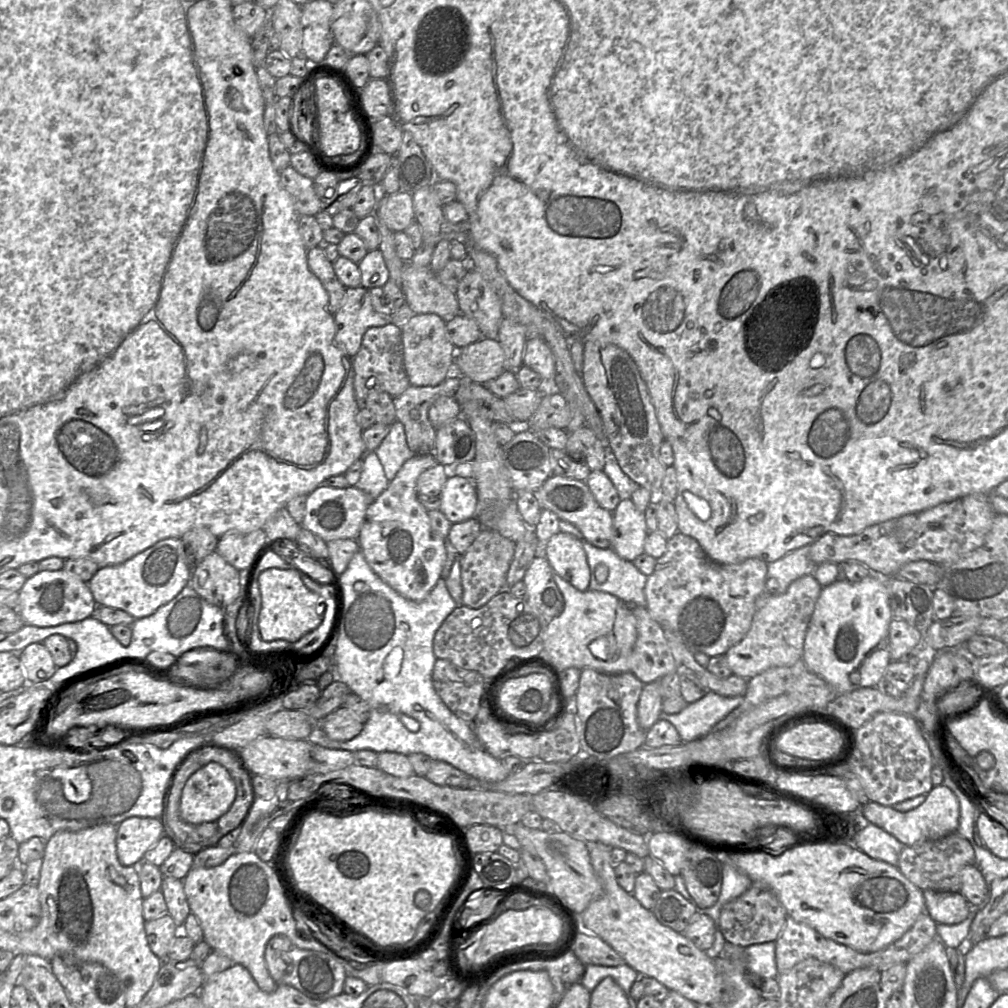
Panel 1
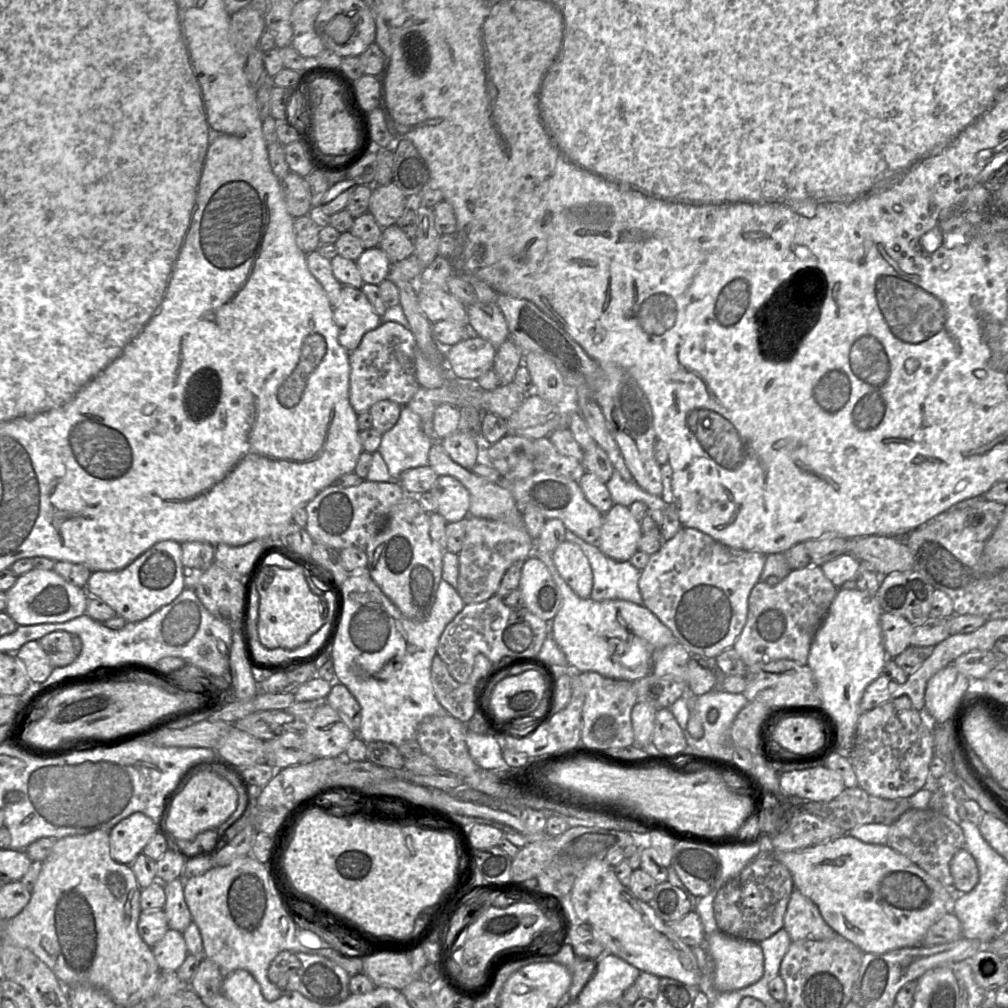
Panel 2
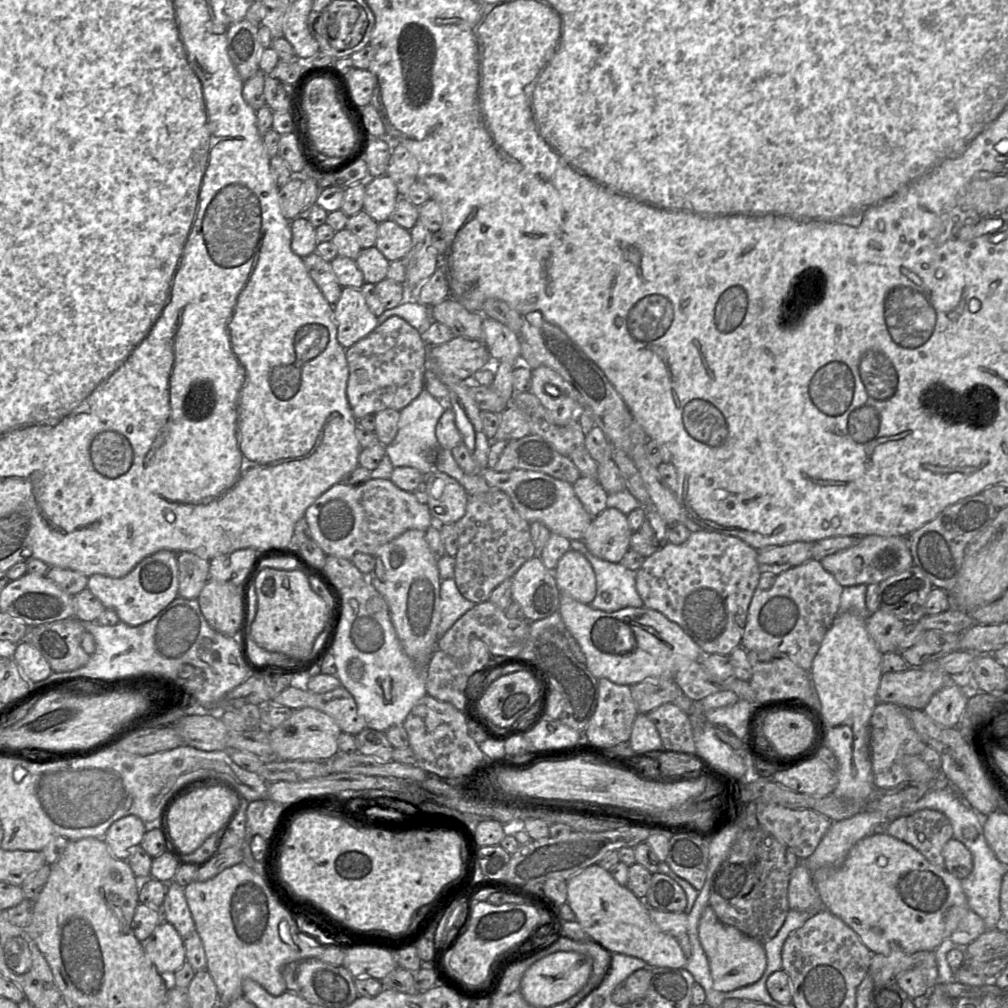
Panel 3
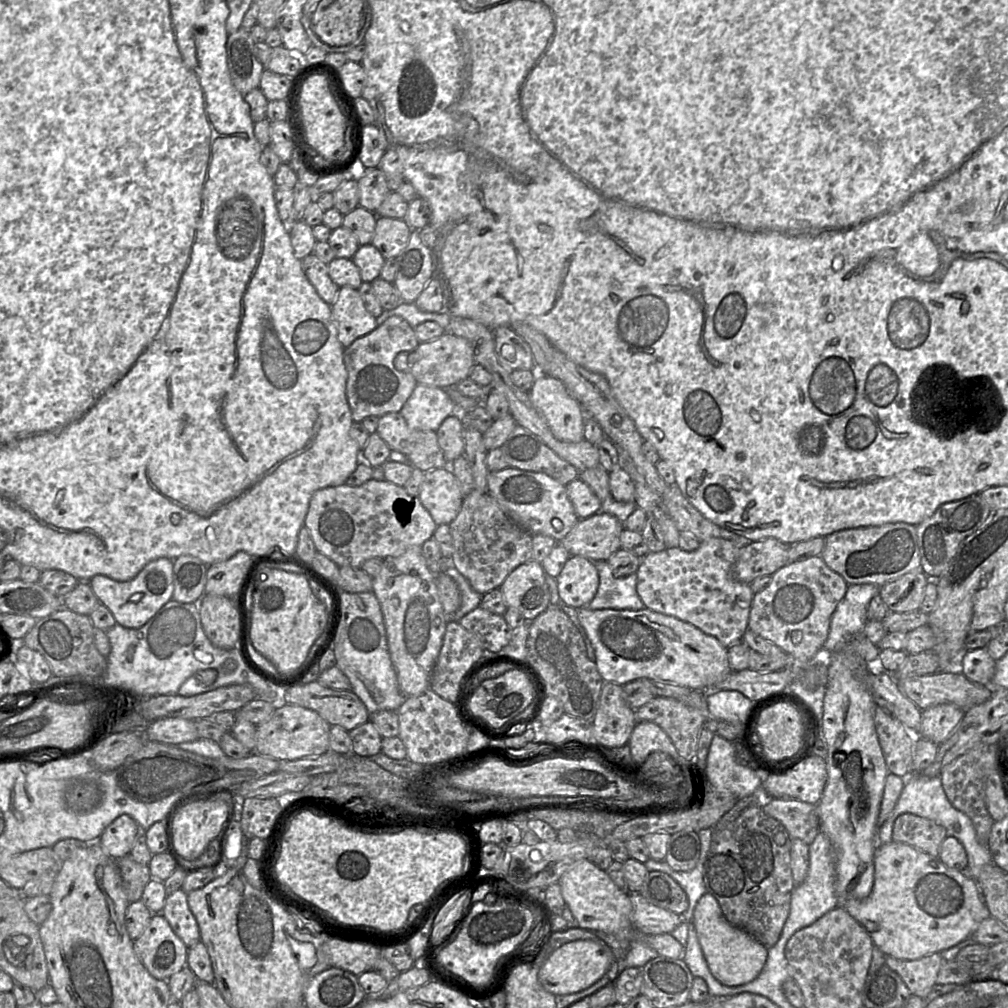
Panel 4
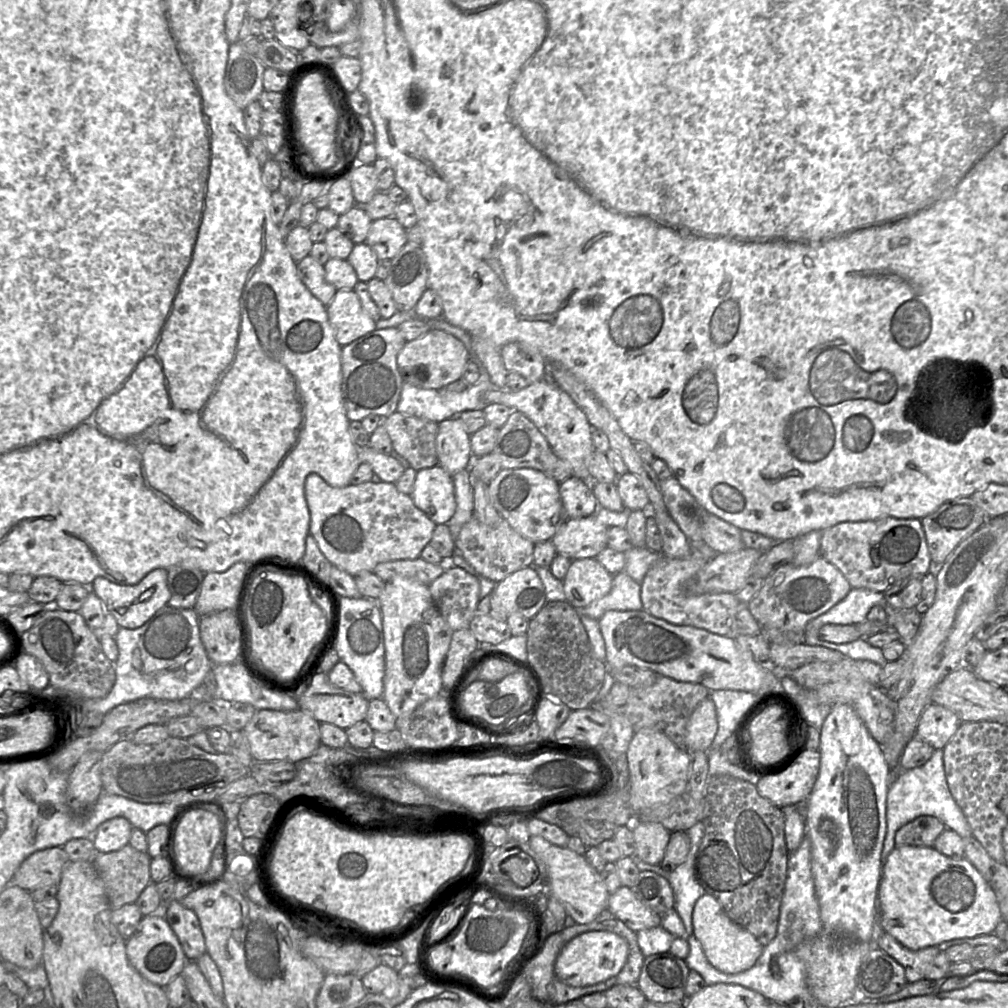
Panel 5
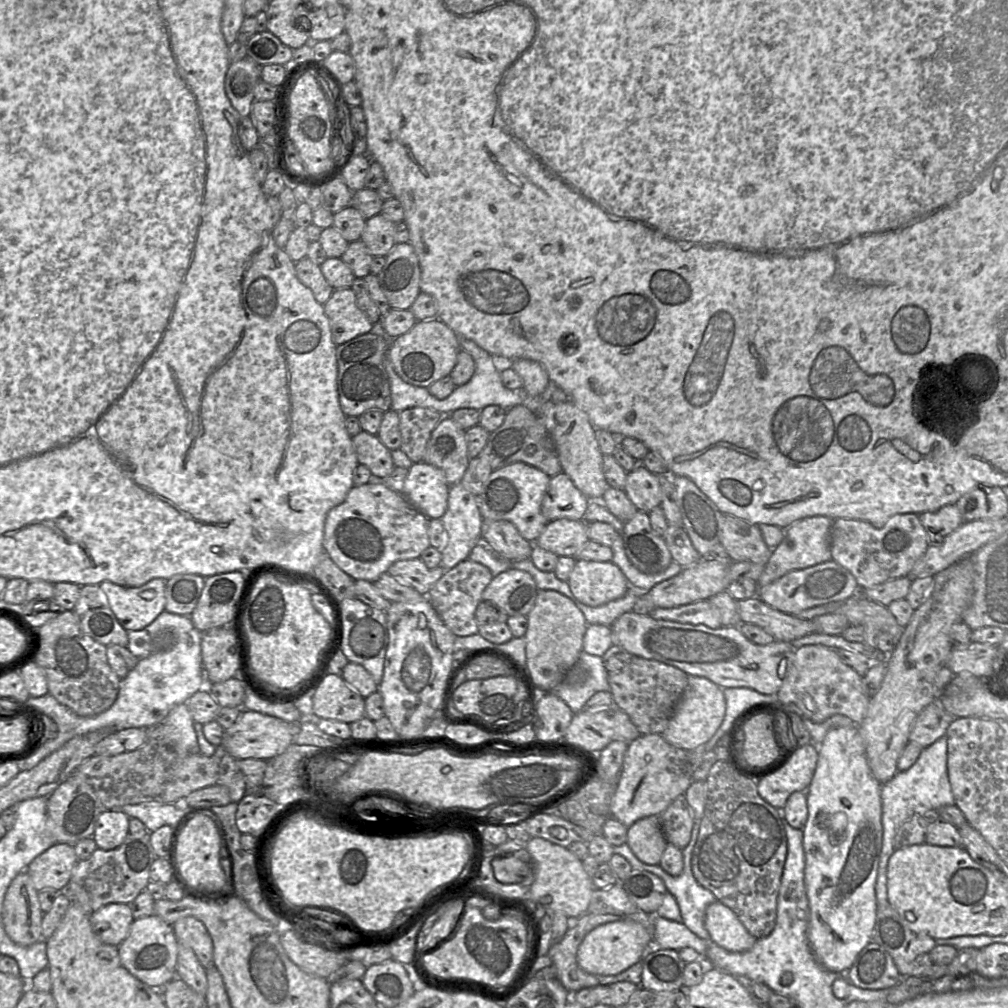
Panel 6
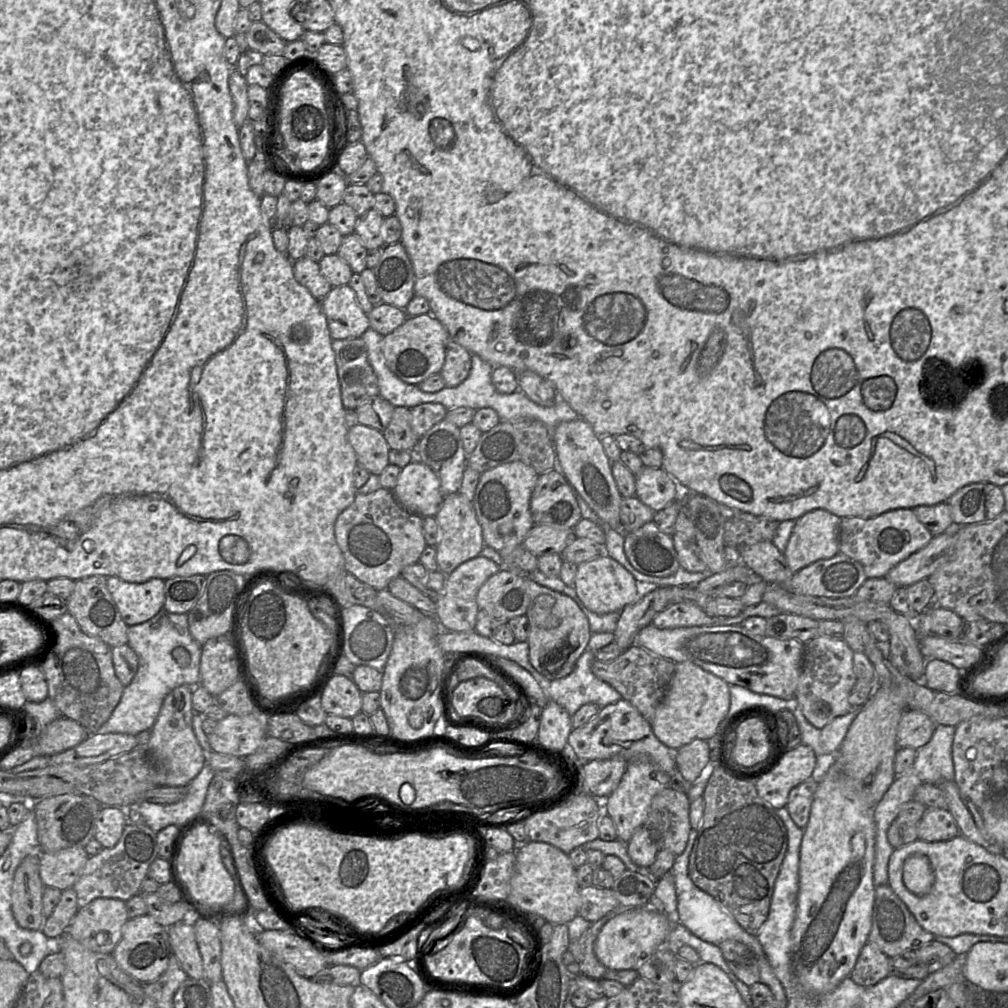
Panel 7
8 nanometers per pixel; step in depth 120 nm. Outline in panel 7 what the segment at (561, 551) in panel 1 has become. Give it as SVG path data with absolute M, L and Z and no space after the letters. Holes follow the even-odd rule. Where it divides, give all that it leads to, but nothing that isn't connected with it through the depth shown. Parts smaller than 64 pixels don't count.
M605 553L578 564L574 589L583 604L592 612L605 614L621 611L642 596L641 583L618 561Z

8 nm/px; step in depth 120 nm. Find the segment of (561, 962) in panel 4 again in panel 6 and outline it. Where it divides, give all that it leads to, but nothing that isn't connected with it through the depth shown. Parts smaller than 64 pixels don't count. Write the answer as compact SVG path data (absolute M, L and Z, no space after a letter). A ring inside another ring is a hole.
M616 921L591 930L582 940L576 954L578 966L592 975L618 975L643 960L651 933L644 925L634 921Z

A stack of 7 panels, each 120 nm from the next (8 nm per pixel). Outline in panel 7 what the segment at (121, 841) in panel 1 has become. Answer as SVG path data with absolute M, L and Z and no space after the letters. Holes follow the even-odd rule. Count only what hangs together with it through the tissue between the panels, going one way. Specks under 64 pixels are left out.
M103 806L95 820L96 839L104 848L113 848L120 840L126 818L120 808Z

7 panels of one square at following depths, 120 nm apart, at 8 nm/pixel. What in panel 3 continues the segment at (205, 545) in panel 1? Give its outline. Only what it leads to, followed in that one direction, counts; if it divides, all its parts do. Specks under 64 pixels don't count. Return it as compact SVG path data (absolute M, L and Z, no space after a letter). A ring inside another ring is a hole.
M185 551L177 553L178 595L185 599L197 599L209 580L210 560Z

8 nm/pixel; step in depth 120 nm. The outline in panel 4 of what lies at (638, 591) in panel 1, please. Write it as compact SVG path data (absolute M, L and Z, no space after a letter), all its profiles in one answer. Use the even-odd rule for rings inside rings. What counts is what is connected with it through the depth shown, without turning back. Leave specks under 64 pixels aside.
M593 561L599 574L596 595L586 606L589 609L640 610L645 607L637 592L635 573L615 577L607 561Z

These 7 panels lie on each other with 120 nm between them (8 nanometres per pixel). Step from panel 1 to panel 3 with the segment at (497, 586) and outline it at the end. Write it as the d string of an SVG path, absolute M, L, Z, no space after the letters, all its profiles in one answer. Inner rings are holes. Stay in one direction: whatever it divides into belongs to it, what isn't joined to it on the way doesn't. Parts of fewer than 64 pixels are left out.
M500 489L469 497L464 516L454 525L458 533L454 579L460 593L475 604L488 601L500 583L537 555L530 522L518 513L510 497Z

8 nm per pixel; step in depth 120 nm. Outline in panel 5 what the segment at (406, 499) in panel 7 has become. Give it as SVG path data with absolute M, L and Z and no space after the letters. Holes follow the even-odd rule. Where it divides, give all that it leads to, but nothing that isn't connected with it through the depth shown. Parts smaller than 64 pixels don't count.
M439 465L417 471L410 496L436 525L446 524L456 511L452 475Z

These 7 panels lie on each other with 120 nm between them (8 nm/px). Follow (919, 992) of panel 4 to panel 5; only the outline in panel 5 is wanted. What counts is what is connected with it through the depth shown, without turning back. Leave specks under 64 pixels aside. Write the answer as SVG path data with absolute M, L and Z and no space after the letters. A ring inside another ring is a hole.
M885 932L881 934L876 947L903 967L907 983L924 979L927 968L939 954L937 946L929 946L916 951L910 950Z

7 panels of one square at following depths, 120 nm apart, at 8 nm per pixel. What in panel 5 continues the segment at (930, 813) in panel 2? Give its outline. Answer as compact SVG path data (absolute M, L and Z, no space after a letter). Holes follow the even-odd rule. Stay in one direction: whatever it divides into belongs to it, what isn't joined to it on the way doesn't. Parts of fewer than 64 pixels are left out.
M919 816L902 826L895 834L895 847L933 847L946 826L932 816Z

